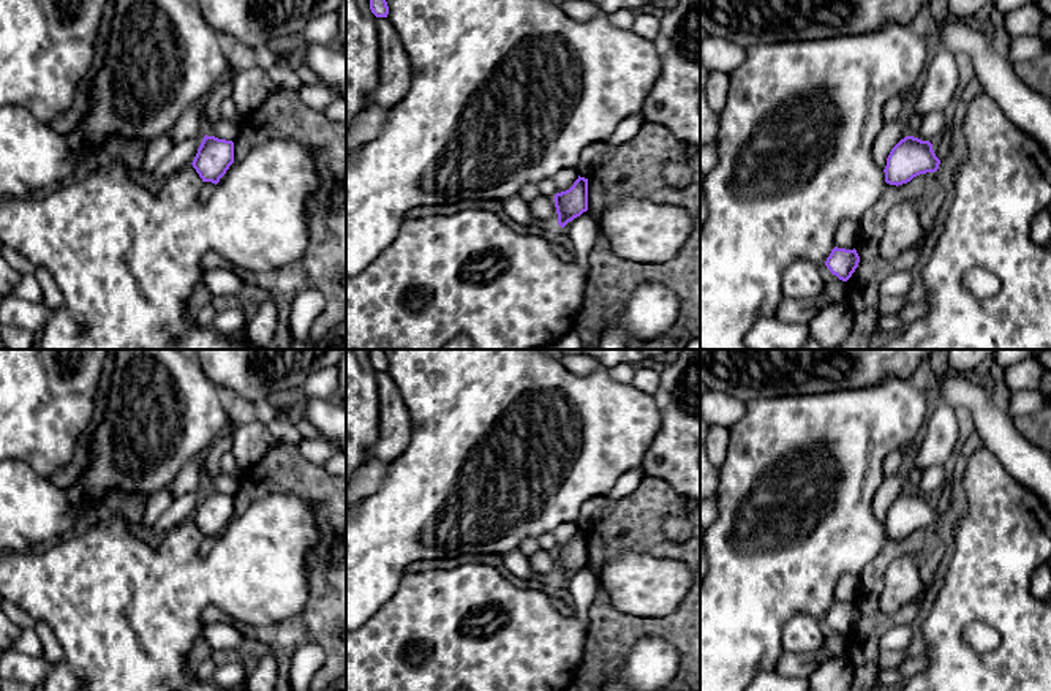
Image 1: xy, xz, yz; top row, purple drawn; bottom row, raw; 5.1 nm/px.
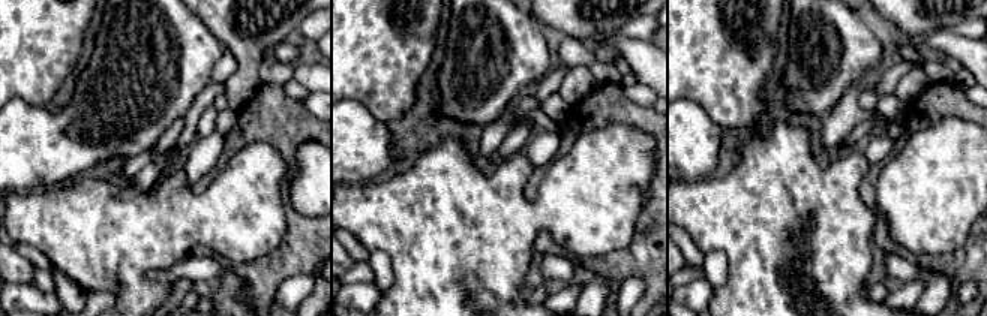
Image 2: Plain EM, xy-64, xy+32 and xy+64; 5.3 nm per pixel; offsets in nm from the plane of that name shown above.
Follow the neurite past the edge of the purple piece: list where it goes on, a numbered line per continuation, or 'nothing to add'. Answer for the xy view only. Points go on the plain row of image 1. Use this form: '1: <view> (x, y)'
nothing to add

